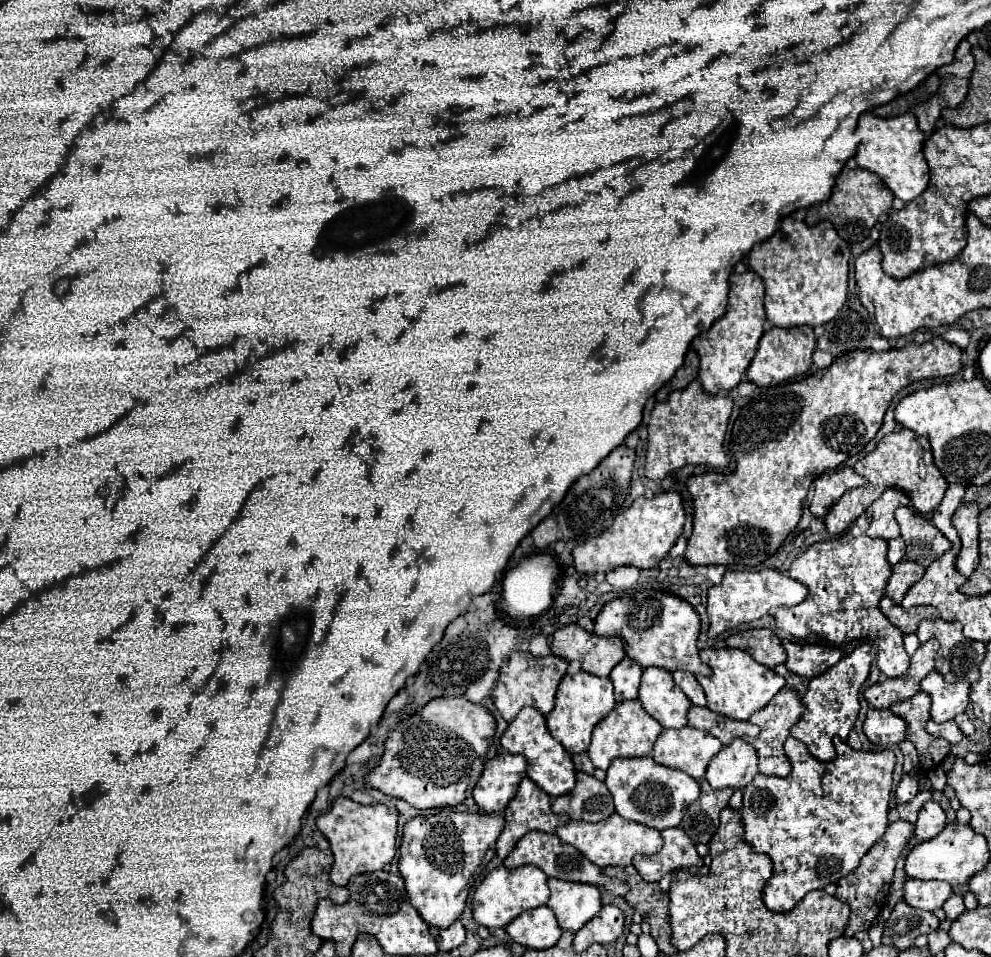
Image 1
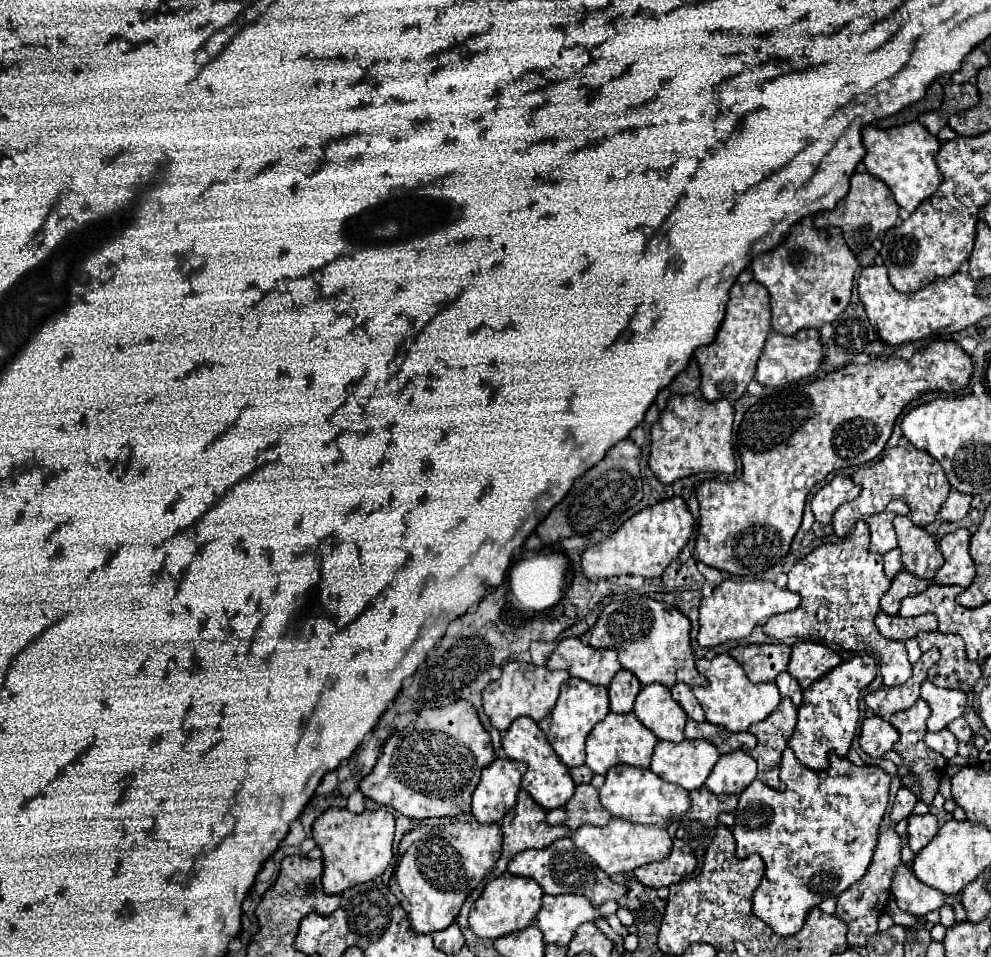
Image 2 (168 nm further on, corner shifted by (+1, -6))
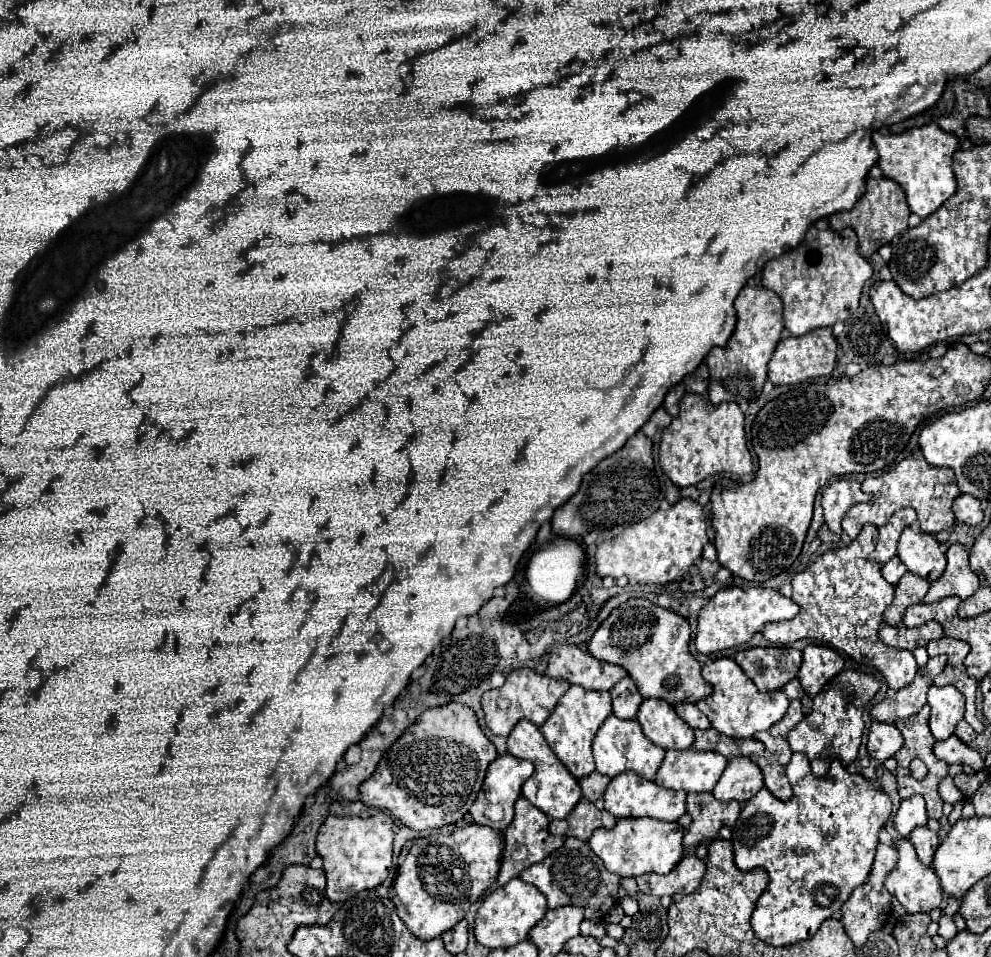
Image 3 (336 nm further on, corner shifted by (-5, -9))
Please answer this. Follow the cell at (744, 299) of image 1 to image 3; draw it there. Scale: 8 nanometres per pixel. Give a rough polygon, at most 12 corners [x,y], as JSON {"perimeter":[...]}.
{"perimeter":[[745,286],[707,354],[713,406],[759,398],[783,332],[773,290]]}

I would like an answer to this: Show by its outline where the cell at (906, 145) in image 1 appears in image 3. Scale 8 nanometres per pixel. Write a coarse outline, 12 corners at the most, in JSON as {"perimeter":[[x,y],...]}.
{"perimeter":[[873,134],[883,176],[927,218],[957,190],[955,134]]}

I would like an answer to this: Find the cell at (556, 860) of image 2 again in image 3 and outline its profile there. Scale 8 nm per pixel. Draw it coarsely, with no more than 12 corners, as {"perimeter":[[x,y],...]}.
{"perimeter":[[567,838],[519,878],[549,908],[603,920],[619,876],[587,842]]}

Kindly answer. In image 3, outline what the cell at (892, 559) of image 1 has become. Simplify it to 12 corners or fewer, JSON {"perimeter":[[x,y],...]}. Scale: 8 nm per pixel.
{"perimeter":[[897,556],[881,566],[881,574],[895,586],[905,572]]}

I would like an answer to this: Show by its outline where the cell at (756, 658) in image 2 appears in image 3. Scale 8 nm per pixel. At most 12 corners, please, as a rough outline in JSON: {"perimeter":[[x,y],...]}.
{"perimeter":[[745,648],[735,662],[761,692],[797,676],[801,652]]}

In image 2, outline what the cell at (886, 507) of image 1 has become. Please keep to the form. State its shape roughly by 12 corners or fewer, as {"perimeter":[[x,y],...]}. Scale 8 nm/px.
{"perimeter":[[893,499],[881,513],[867,517],[871,549],[883,555],[897,547],[891,521],[909,513]]}

